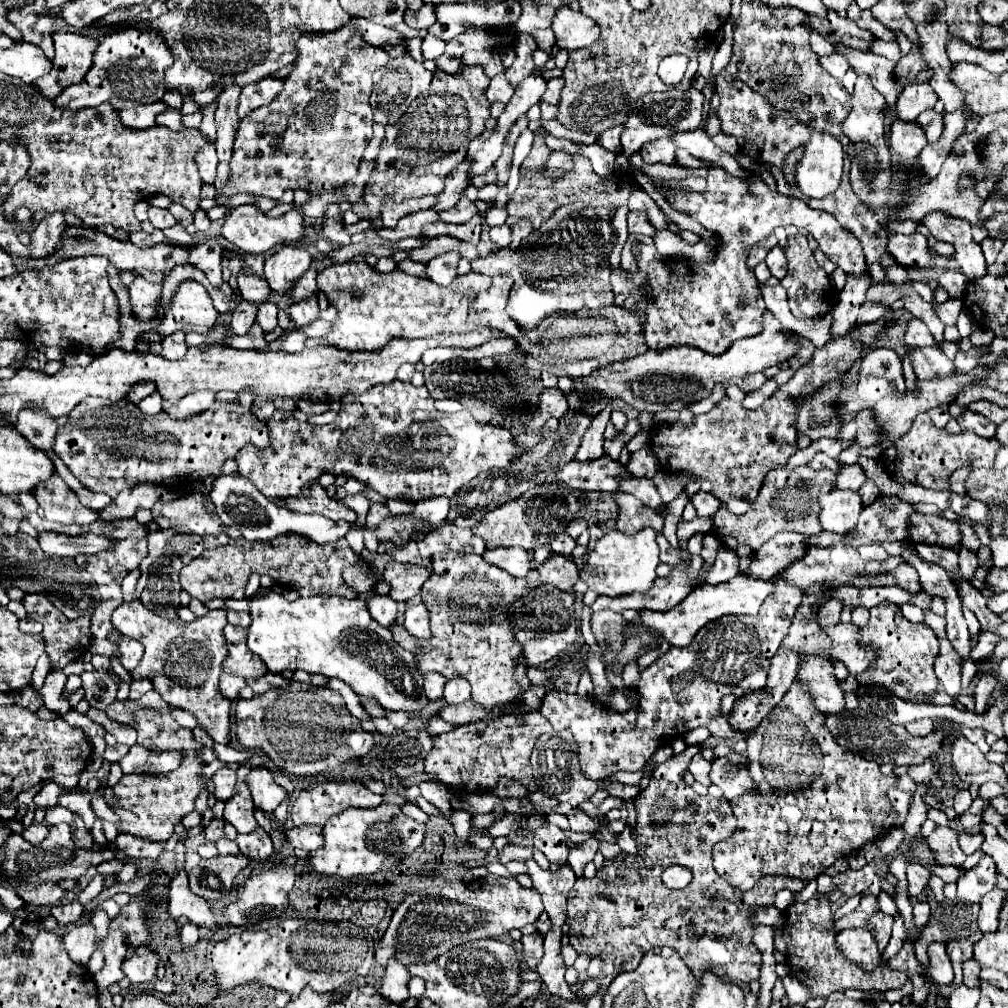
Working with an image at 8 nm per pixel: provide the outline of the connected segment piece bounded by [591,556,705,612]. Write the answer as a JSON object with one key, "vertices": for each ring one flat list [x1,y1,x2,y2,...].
{"vertices":[[691,556,689,564,677,564,671,568,671,574,665,578,655,578,655,586,645,592,645,594,631,594,631,596,621,596,611,600,609,596,599,596,591,610,613,610,613,612,623,612,627,608,641,610,667,610,679,604,699,582,701,582,701,568,703,568,703,558,701,556]]}

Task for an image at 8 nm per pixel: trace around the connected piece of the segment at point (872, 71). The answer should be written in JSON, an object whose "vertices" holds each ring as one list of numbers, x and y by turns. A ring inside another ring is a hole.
{"vertices":[[833,44,833,46,835,46,835,52,847,60,851,70,855,70,857,74,871,76,873,88,885,96,889,106,895,104,895,96,903,90,903,86,899,86,895,80,895,62,891,62,883,56,871,54,871,52,853,50,845,44]]}

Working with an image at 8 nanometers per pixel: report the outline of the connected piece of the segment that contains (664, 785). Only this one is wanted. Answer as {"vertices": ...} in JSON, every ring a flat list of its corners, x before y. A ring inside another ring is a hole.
{"vertices":[[693,744,693,746,689,746,685,752,673,756,671,760,667,760,667,762,663,762,663,764,659,764,659,766,655,768,653,776,651,776,651,784,649,784,647,790,641,792,641,796,637,798,637,802,635,802,637,824,635,824,635,828,633,828,633,838,635,838,637,844,639,844,639,854,637,854,637,856,631,856,631,854,625,854,625,852,623,852,623,856,619,856,619,858,605,860,605,866,601,868,601,872,597,872,595,878,591,878,591,880,589,880,589,878,579,878,579,880,575,882,575,886,573,886,573,890,571,890,569,896,567,896,567,900,569,900,569,902,567,902,567,916,569,916,567,924,571,926,571,934,575,934,573,940,571,940,571,946,573,946,575,950,581,948,581,950,591,956,591,958,600,957,603,961,602,977,610,976,614,978,623,970,635,970,635,968,639,966,641,958,643,958,651,948,657,948,657,946,667,944,667,946,673,946,675,950,679,950,679,954,683,956,685,964,689,966,689,970,693,972,693,976,695,976,697,980,699,980,701,974,705,974,705,972,711,972,711,974,715,974,715,976,719,976,719,978,725,978,725,980,731,980,731,982,741,982,741,984,749,984,749,982,753,982,753,980,759,980,761,952,753,946,753,928,751,928,751,924,749,924,749,910,751,910,751,908,757,908,757,906,771,906,771,904,773,904,773,898,775,898,775,892,779,892,779,890,783,890,783,888,795,890,795,880,791,880,791,878,787,878,787,876,785,876,785,878,783,878,783,876,767,876,765,882,755,884,755,888,751,888,751,892,741,892,741,890,737,890,737,888,731,888,731,886,729,886,723,878,719,878,719,874,713,870,711,850,713,850,713,846,715,846,717,842,727,840,727,838,731,836,731,832,735,832,735,816,733,816,731,806,729,806,729,802,727,802,726,798,721,797,718,799,709,794,701,797,695,793,695,790,689,790,687,784,683,782,683,772,687,770,689,760,691,760,695,754,699,754,701,750,703,750,703,744],[675,864,685,866,685,868,689,868,689,870,693,872,691,884,689,884,687,888,683,888,683,890,671,890,671,888,667,888,667,886,661,882,661,872,663,872,665,868,669,868,669,866,675,866],[575,924,584,924,580,932,577,930]]}

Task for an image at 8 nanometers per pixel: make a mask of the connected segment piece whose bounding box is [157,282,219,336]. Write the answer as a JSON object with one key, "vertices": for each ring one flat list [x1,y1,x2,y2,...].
{"vertices":[[183,282,177,288,173,306,167,312,167,318,157,328,157,332,163,336,169,336,177,328,191,332,195,330,195,326,199,326,199,318,201,318,201,332,207,332,219,318,219,312,213,308,211,296,201,284]]}

